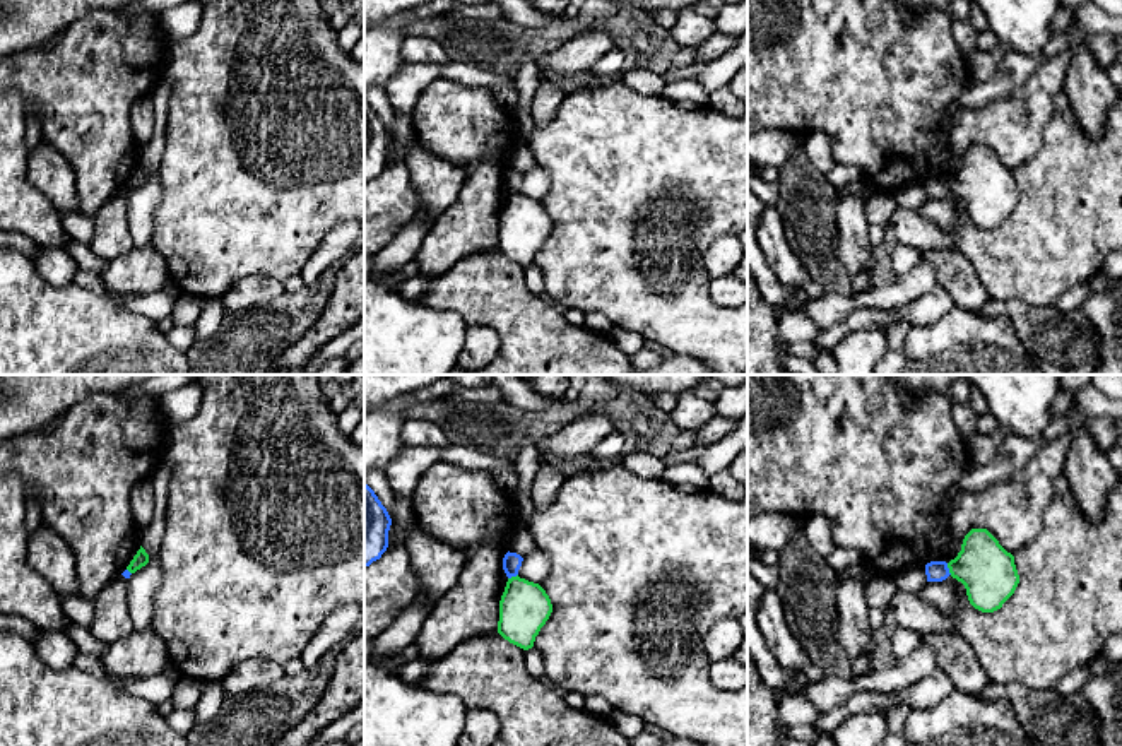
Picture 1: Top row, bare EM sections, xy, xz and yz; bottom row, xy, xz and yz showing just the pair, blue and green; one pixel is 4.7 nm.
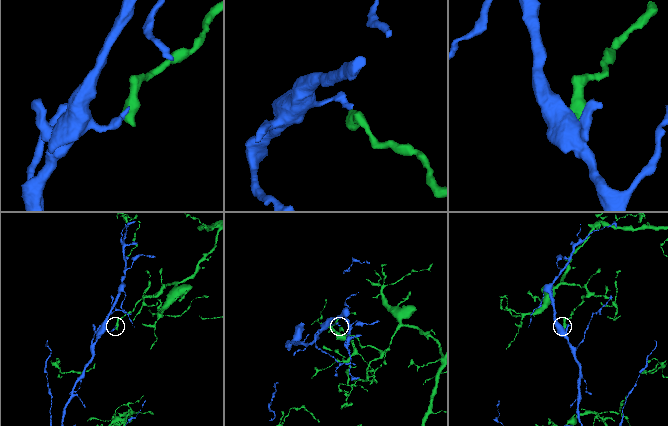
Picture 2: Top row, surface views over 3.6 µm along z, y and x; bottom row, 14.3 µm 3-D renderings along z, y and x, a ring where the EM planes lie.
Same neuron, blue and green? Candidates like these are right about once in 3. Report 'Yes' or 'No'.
No

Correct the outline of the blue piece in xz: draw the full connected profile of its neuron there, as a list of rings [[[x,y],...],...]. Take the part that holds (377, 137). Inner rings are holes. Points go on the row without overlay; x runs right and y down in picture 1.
[[[364,99],[364,185],[388,164],[392,135],[375,108]]]

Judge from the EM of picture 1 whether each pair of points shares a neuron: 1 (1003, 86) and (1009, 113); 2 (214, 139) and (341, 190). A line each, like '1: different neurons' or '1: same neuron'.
1: different neurons
2: same neuron

